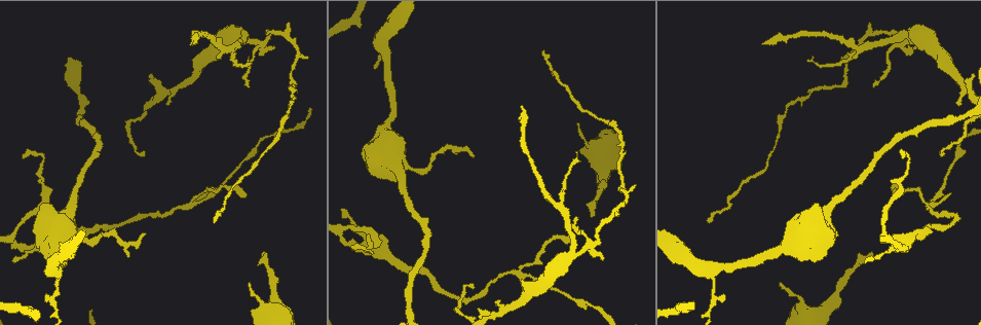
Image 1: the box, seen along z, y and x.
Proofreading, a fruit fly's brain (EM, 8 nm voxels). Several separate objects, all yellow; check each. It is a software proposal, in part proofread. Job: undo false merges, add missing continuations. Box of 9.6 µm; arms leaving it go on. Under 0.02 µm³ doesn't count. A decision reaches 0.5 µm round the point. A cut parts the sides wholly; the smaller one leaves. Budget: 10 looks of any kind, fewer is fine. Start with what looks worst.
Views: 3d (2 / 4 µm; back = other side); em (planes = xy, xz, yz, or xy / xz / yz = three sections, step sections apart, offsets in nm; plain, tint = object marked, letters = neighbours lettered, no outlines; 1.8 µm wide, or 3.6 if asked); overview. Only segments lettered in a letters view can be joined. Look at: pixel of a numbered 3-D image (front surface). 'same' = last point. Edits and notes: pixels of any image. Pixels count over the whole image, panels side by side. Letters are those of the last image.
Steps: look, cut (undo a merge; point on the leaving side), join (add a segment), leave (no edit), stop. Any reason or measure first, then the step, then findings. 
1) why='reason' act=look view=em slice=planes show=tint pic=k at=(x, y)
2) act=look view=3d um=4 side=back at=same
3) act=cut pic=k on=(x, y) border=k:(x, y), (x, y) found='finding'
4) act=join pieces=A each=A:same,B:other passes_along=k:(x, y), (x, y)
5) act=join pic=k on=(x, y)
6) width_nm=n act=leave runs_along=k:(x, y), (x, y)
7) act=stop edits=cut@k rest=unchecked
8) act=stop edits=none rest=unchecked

why='three-way junction' act=look view=em slice=planes show=tint pic=1 at=(514, 271)

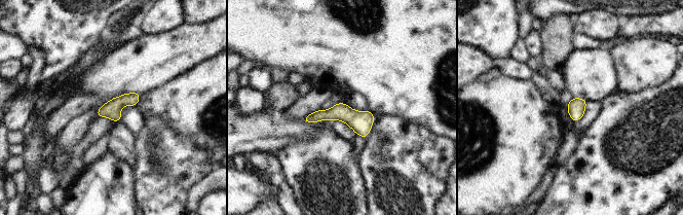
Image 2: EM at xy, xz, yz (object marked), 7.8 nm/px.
act=look view=em slice=planes show=letters at=same

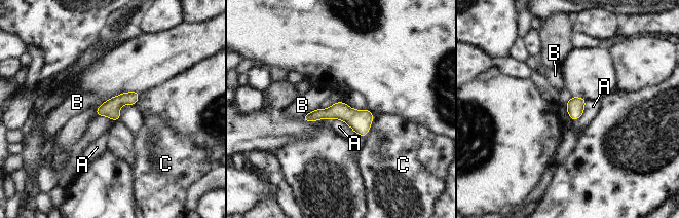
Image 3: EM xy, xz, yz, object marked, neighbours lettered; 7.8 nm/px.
act=leave each=A:other,B:other,C:other border=3:(330, 119), (343, 120), (355, 133) found='continuous, no second cell'

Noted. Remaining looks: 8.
why='an open end' act=look view=em slice=planes show=letters pic=1 at=(780, 283)

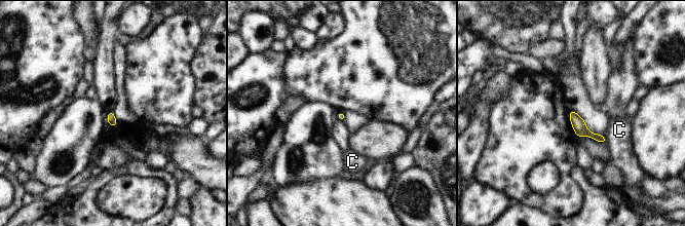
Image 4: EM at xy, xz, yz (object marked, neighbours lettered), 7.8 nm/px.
act=leave each=C:other border=4:(606, 137), (607, 141) found='none of them fits'

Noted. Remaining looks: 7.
why='free end' act=look view=em slice=planes show=letters pic=1 at=(471, 155)

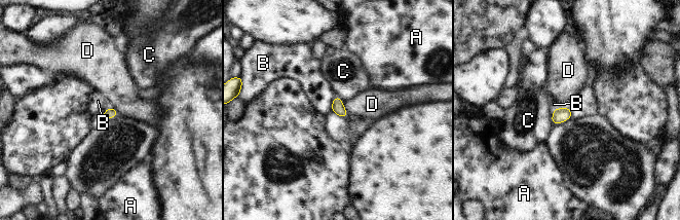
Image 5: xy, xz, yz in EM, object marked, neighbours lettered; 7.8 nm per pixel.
width_nm=80 act=leave each=A:other,B:other,C:other,D:other border=5:(335, 96), (331, 111) found='no lettered segment goes on from it'

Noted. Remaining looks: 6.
why='thin end' act=look view=3d um=2 pic=1 at=(522, 106)

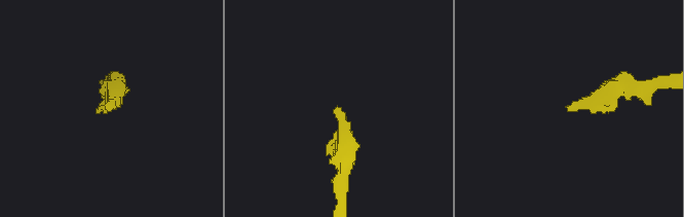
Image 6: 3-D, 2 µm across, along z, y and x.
why='need the tissue' act=look view=em slice=planes show=letters pic=6 at=(565, 106)

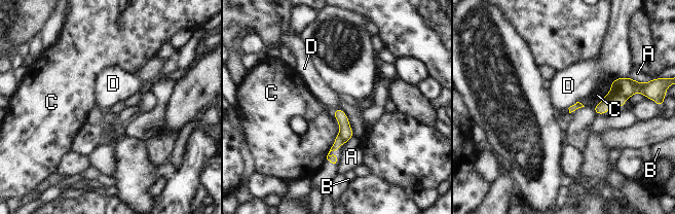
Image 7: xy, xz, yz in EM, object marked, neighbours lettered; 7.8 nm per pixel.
act=leave each=A:other,B:other,C:other,D:other runs_along=7:(339, 112), (343, 136), (329, 153), (334, 162) found='no lettered segment goes on from it'

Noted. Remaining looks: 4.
act=stop edits=none rest=unchecked

